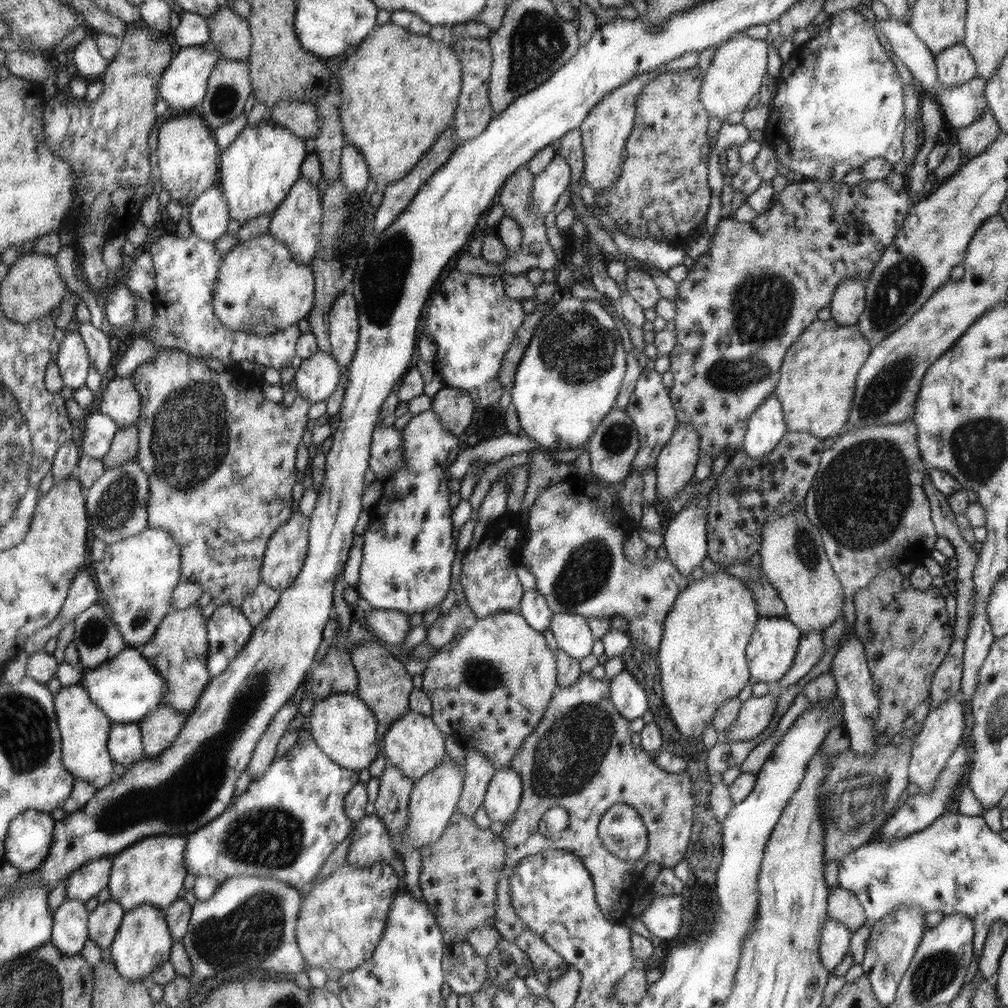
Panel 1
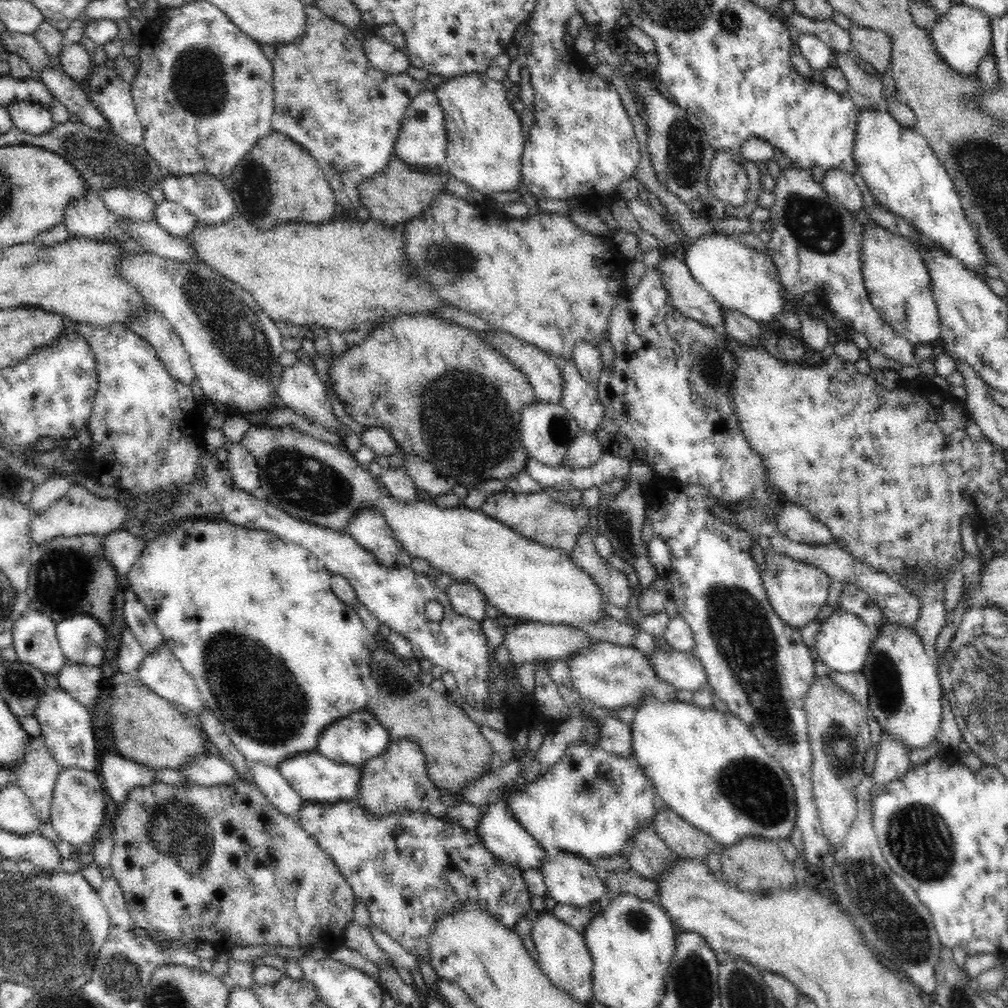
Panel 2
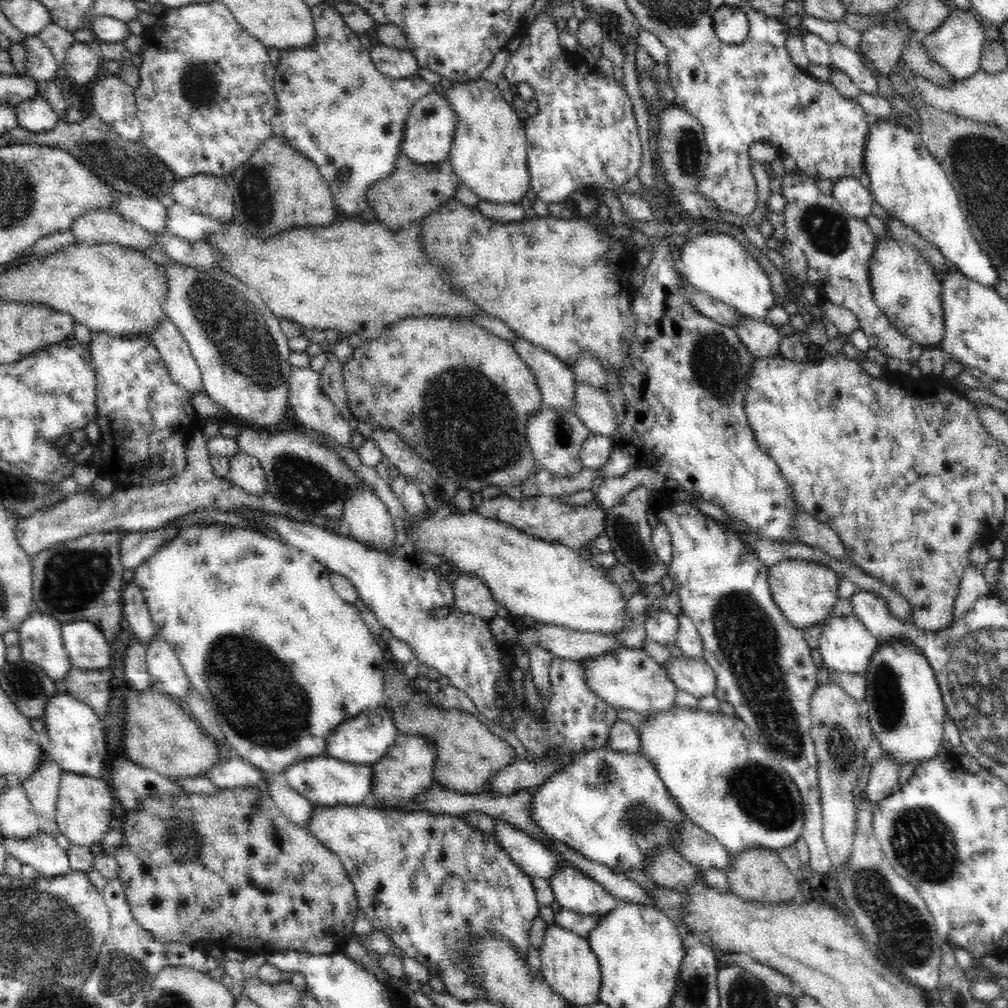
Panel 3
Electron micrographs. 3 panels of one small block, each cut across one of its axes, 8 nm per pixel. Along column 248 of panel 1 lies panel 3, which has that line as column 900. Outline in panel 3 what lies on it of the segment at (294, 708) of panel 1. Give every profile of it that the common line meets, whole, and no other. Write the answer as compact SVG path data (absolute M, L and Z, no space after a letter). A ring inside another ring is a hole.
M883 756L871 766L864 795L872 803L872 810L877 807L879 800L892 794L894 786L898 785L900 770L902 766L894 763L891 758L883 758Z

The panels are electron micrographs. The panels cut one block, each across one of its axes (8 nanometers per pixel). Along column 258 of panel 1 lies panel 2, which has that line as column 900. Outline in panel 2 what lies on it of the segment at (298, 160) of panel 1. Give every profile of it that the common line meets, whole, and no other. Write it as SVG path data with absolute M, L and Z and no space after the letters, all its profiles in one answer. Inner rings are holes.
M859 107L859 110L860 120L859 127L856 128L854 146L855 165L876 202L900 218L906 219L932 244L936 244L940 250L946 251L951 258L964 264L968 270L974 271L982 280L987 279L985 270L990 265L988 258L978 242L972 225L966 218L950 175L942 166L932 147L929 146L927 138L918 133L915 128L904 128L902 124L892 118L886 109L876 110Z

